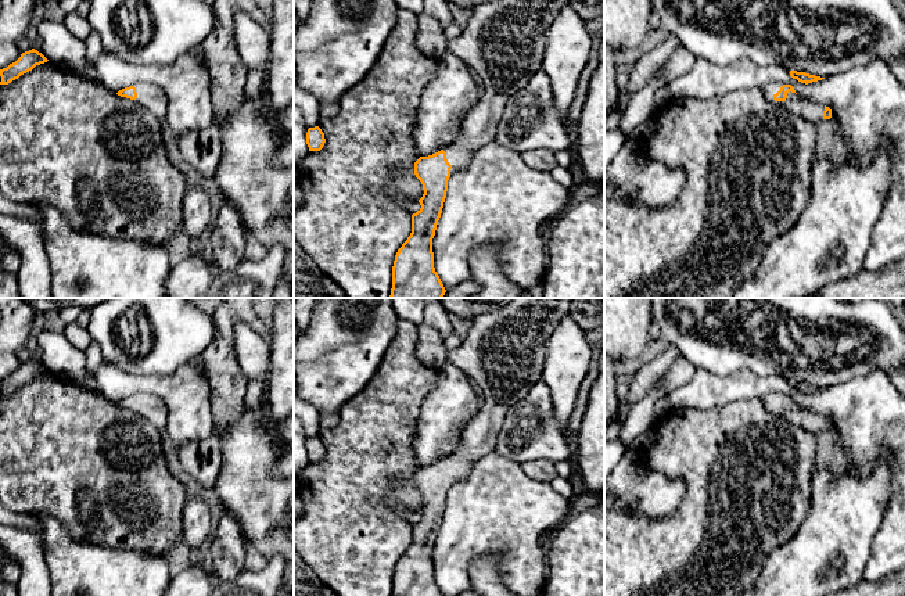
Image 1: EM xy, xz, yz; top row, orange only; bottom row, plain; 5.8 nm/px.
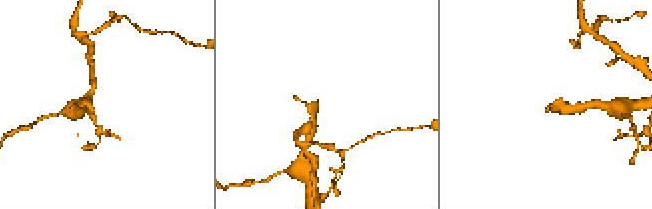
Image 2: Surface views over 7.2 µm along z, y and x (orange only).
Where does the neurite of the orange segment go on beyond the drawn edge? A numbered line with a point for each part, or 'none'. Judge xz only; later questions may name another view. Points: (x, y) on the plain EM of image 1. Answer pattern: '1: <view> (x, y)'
1: xz (503, 354)

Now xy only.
1: xy (150, 406)

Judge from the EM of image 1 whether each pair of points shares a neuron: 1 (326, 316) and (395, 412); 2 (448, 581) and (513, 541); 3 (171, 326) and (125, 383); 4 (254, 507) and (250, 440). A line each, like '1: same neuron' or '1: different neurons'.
1: different neurons
2: same neuron
3: different neurons
4: same neuron

